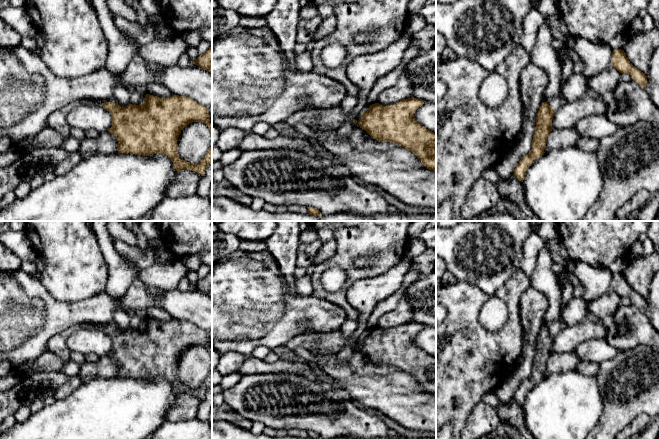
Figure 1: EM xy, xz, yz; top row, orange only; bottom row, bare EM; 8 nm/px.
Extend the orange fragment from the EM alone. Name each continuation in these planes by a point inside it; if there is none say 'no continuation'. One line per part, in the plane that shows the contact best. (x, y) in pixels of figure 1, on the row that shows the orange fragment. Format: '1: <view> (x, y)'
1: xz (334, 117)

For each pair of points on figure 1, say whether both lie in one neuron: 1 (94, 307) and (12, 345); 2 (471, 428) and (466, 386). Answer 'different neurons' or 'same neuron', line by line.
1: same neuron
2: different neurons

